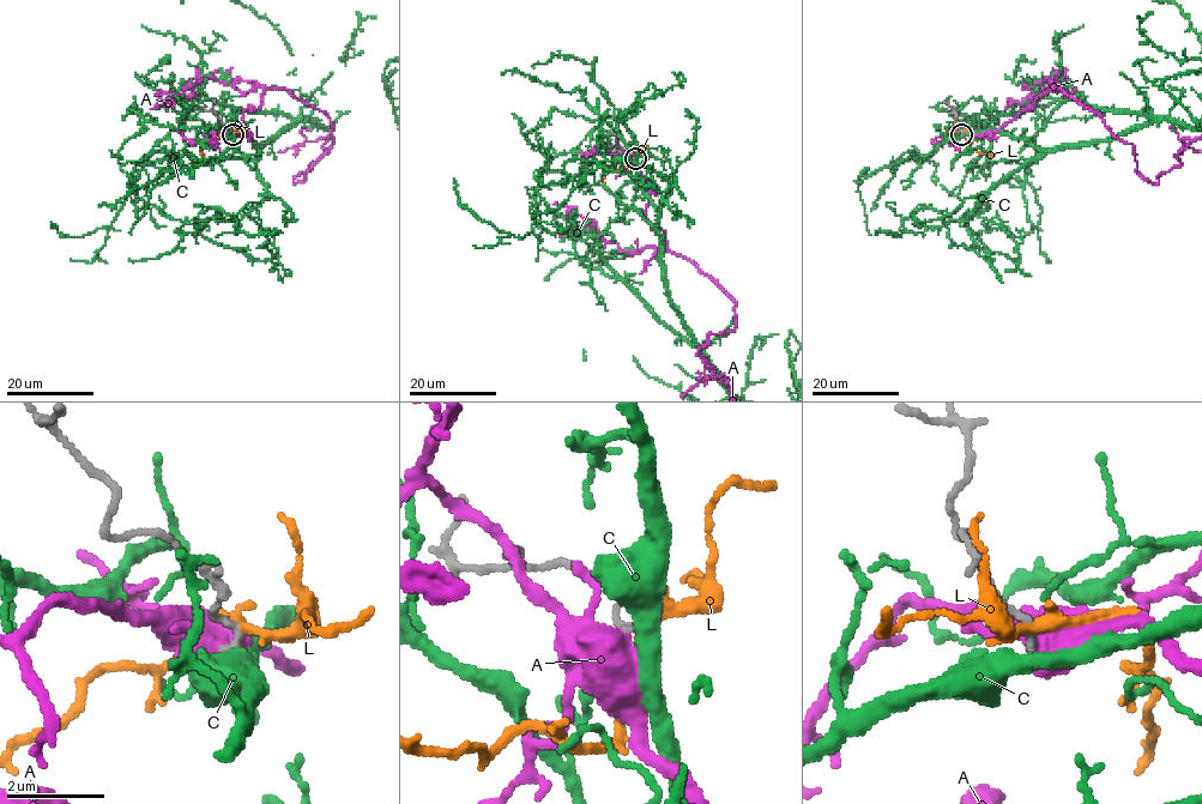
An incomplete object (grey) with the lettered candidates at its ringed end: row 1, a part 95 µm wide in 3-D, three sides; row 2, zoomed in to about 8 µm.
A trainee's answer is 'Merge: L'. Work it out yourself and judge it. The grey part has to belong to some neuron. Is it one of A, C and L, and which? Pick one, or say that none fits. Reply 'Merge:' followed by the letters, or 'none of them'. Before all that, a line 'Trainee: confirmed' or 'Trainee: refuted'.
Trainee: refuted
Merge: C

